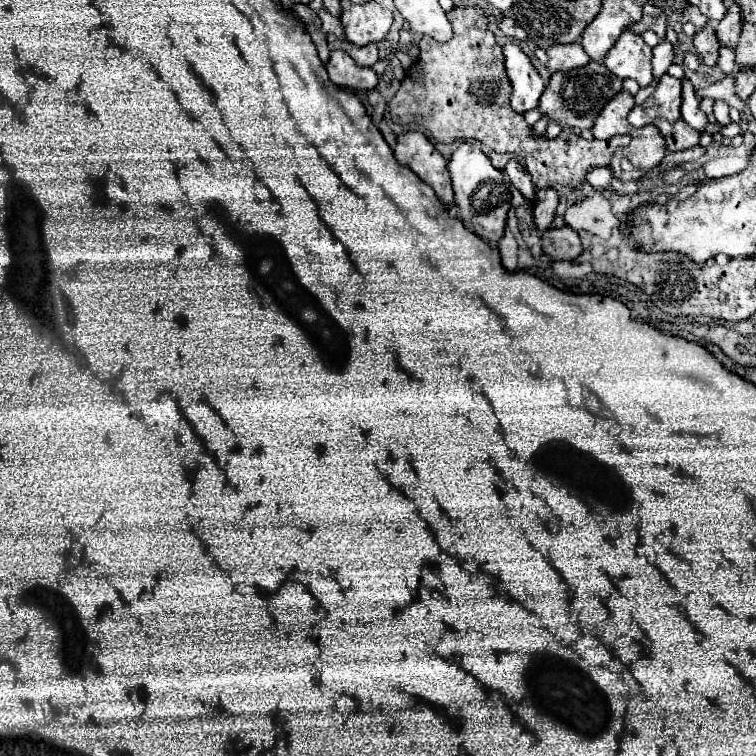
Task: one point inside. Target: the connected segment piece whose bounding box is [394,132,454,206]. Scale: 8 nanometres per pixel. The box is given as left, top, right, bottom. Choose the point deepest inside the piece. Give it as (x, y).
(414, 150)

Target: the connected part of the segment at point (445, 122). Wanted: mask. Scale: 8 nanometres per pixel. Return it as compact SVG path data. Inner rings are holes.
M452 8L446 16L454 36L446 44L438 44L432 38L418 42L420 58L408 68L400 90L388 102L394 124L418 124L442 144L478 140L494 152L522 156L536 188L580 186L588 170L608 166L614 150L630 144L630 136L614 136L608 142L584 140L568 128L552 140L534 134L532 126L524 122L524 114L510 108L510 80L506 78L504 54L494 34L486 28L482 8Z

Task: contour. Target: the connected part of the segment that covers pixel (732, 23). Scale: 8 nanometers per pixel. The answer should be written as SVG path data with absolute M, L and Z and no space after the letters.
M734 2L734 4L728 8L726 16L720 20L720 24L716 26L716 36L718 36L718 40L720 40L722 46L726 46L726 48L736 48L740 30L742 30L742 12L738 10L738 4Z

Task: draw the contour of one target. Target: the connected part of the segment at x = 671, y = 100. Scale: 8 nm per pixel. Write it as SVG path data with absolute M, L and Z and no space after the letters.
M664 74L658 82L656 92L642 104L634 106L628 114L628 122L636 128L652 124L656 118L664 118L668 122L676 122L680 118L682 106L682 80Z

